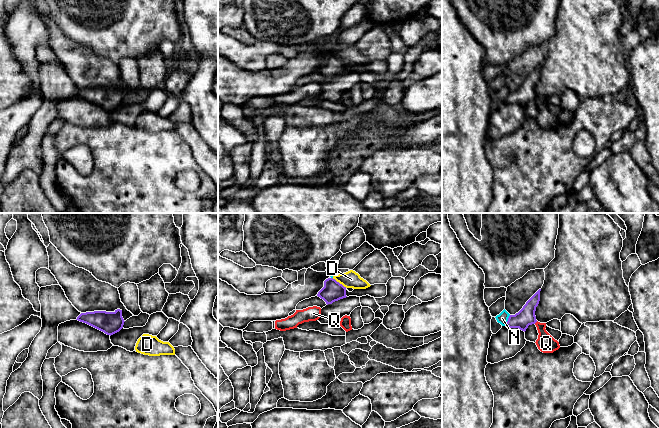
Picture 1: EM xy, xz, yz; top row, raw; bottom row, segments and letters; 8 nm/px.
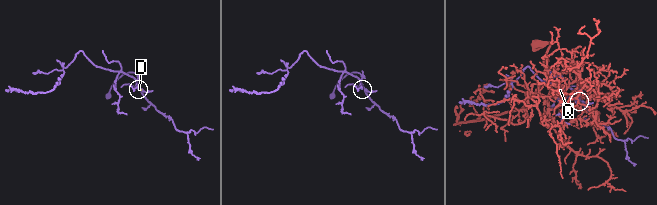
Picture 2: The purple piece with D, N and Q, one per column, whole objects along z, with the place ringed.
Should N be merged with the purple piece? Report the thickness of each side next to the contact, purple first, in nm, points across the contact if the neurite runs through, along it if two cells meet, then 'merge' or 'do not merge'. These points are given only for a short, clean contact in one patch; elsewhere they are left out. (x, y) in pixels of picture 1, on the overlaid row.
140 nm thick on the purple side, 90 nm on the other; border along yz (510, 315), (504, 325); do not merge

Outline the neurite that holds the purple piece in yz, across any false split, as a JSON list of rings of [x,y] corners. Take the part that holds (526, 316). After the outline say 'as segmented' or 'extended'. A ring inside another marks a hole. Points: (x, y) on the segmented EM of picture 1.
[[[541,289],[526,302],[518,313],[509,316],[506,327],[519,328],[525,332],[529,325],[537,322],[535,311],[540,301],[540,291]]]; as segmented

